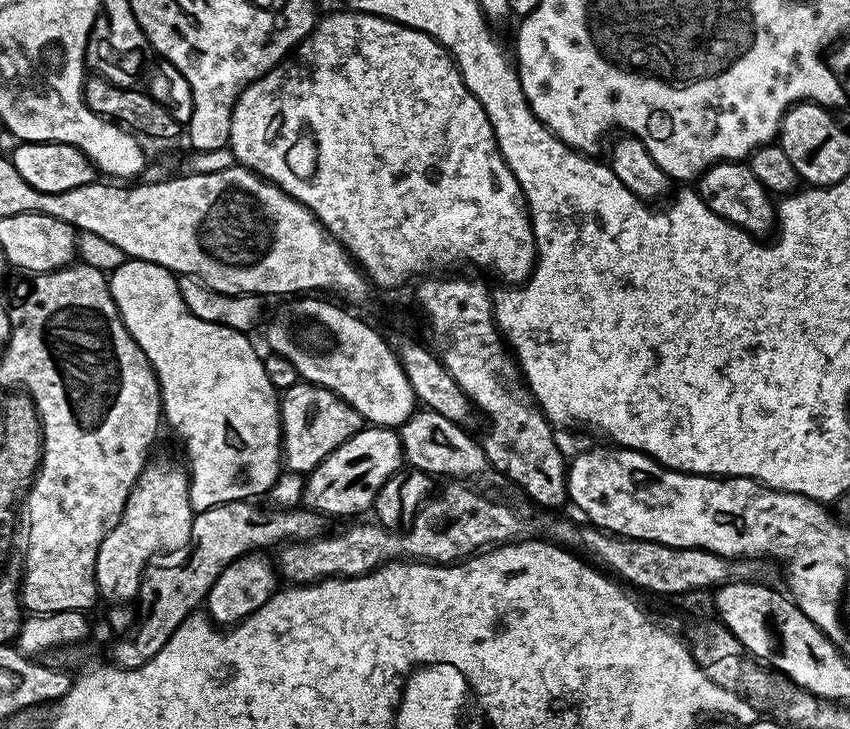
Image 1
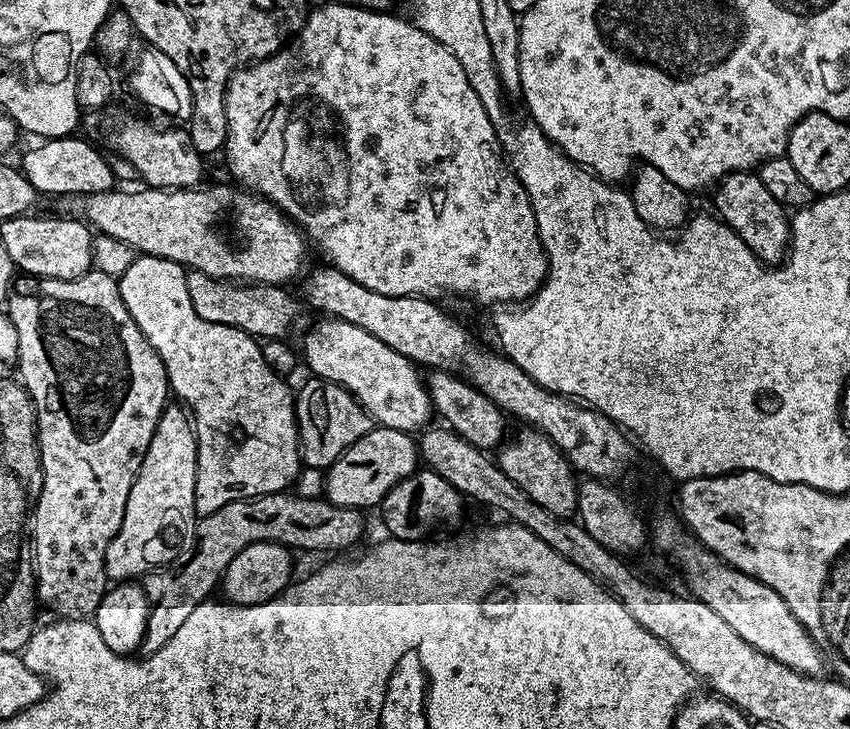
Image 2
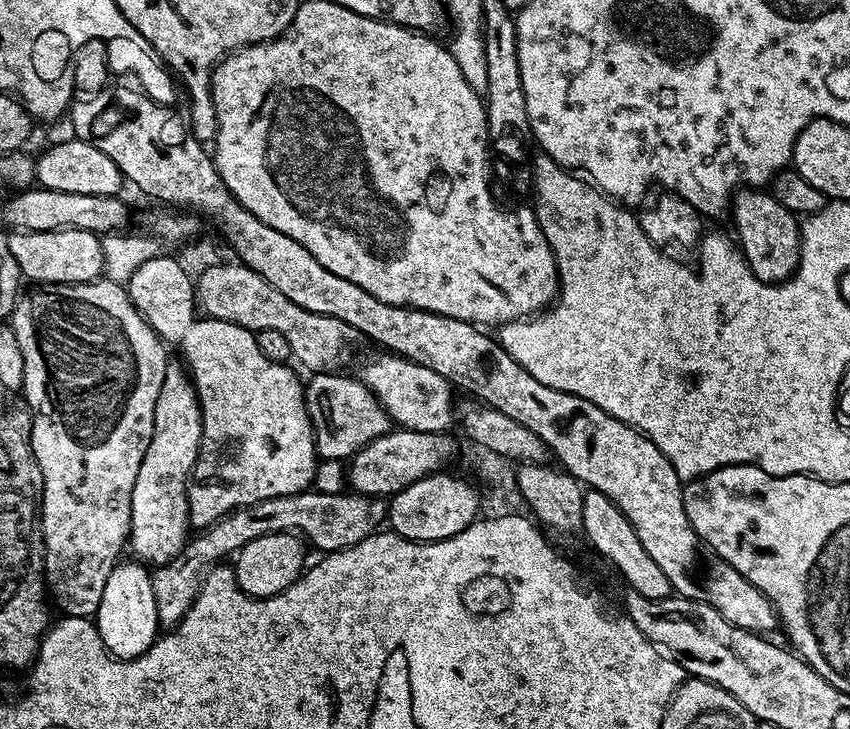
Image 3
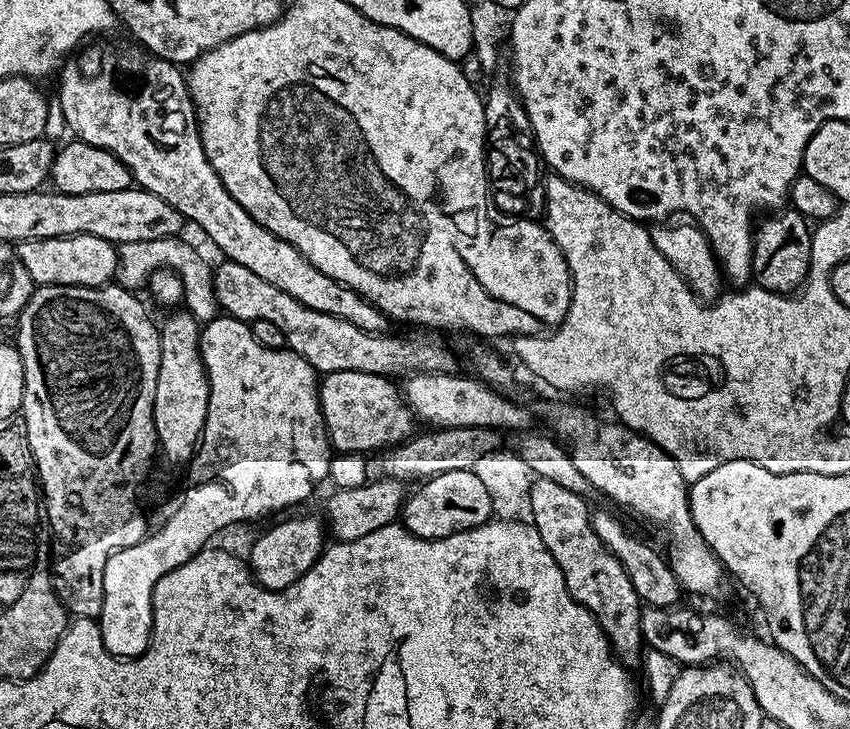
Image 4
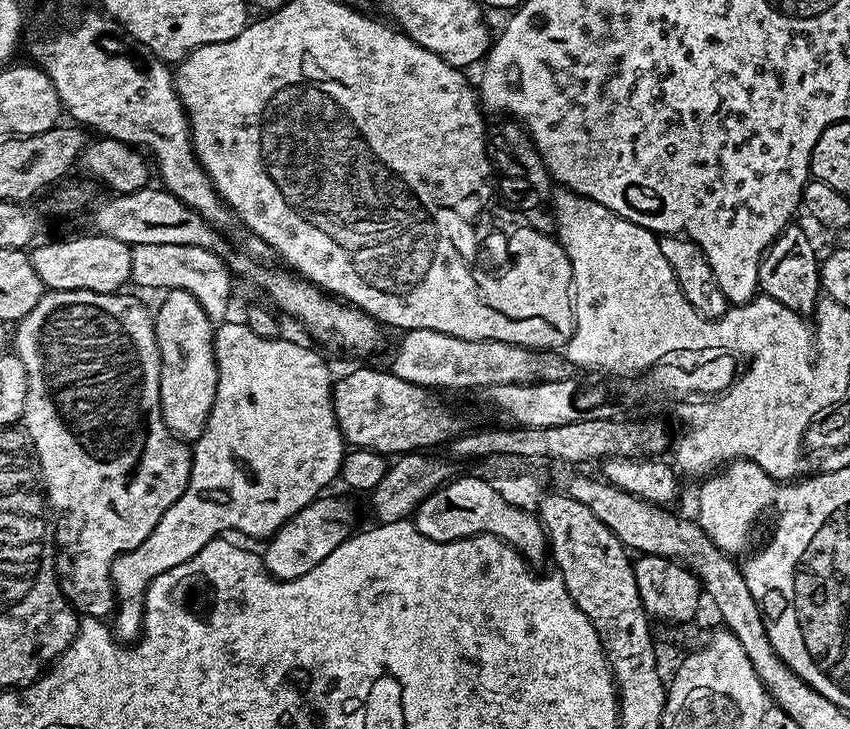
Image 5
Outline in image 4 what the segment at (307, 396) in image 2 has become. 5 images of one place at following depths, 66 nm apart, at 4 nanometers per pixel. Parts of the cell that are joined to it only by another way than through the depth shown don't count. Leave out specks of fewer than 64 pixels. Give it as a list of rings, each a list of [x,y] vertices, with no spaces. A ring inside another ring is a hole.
[[[358,370],[329,372],[319,381],[320,409],[328,431],[328,443],[337,453],[376,454],[412,439],[418,421],[403,391],[392,384],[395,383],[387,376]]]

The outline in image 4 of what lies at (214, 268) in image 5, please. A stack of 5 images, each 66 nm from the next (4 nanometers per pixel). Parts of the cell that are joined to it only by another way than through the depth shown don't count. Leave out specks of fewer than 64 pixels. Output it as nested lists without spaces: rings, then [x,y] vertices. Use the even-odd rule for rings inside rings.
[[[167,236],[160,239],[146,239],[145,241],[126,242],[117,247],[117,264],[115,281],[121,288],[128,291],[143,289],[150,276],[158,269],[165,268],[177,273],[183,284],[185,309],[201,324],[215,320],[219,313],[219,304],[213,293],[213,267],[208,264],[199,252],[183,237]]]

